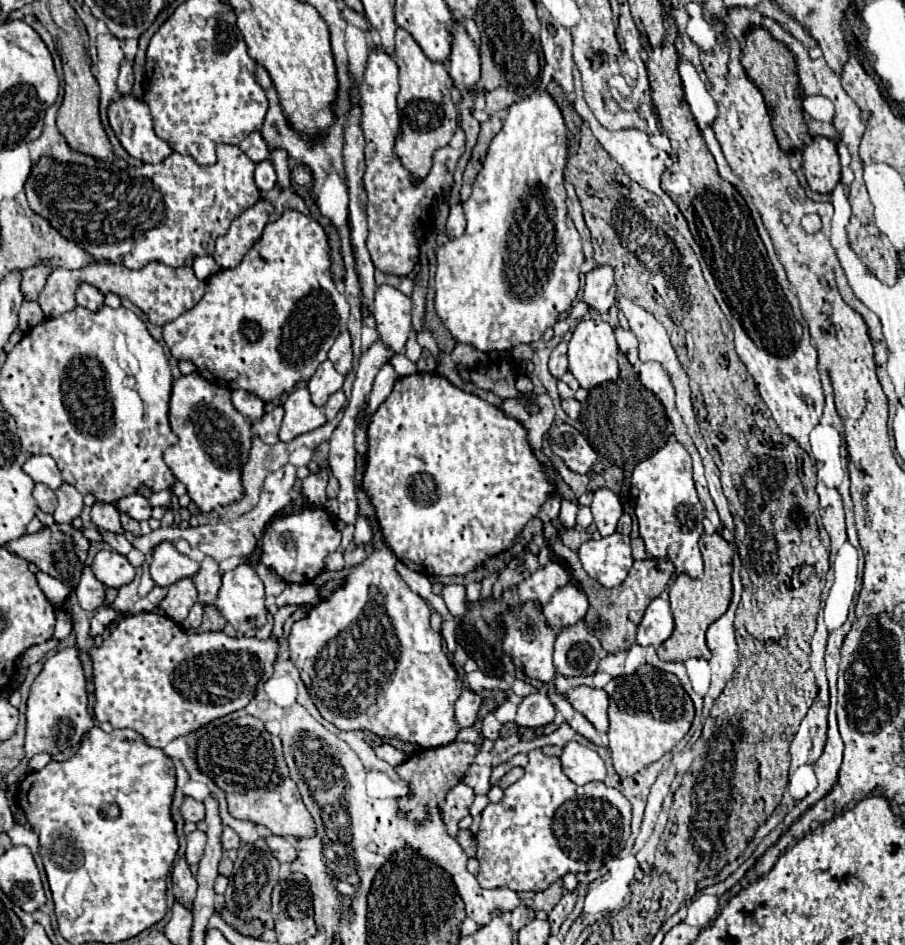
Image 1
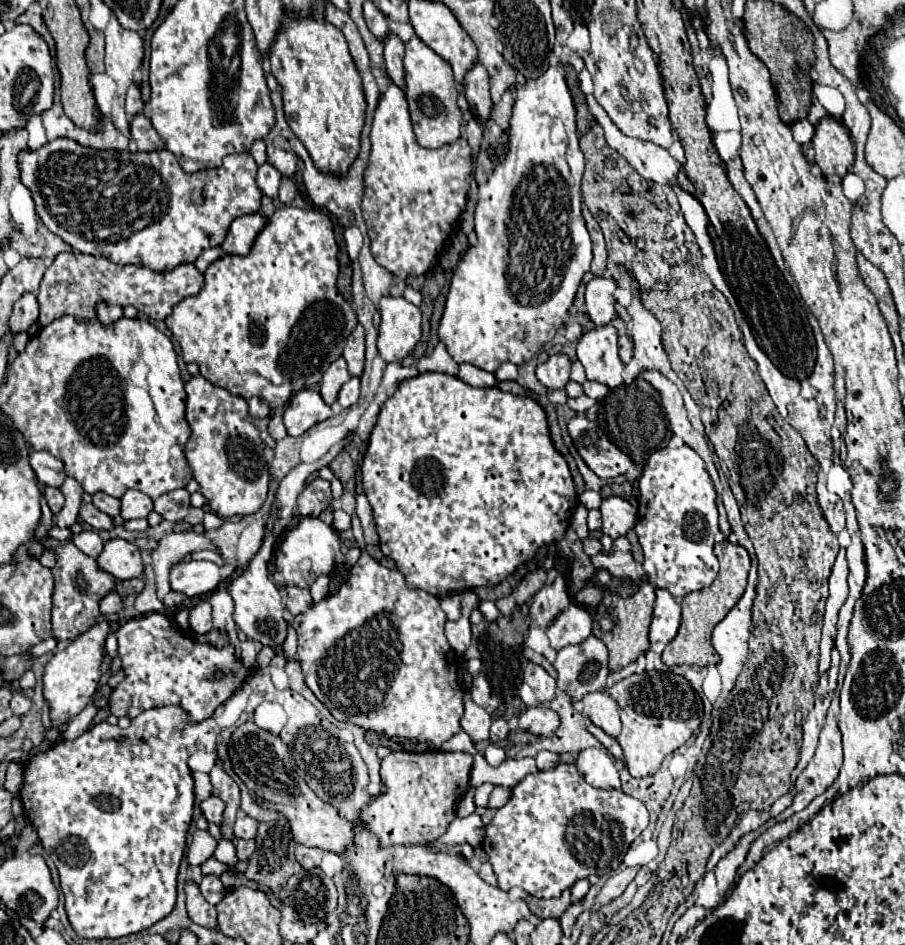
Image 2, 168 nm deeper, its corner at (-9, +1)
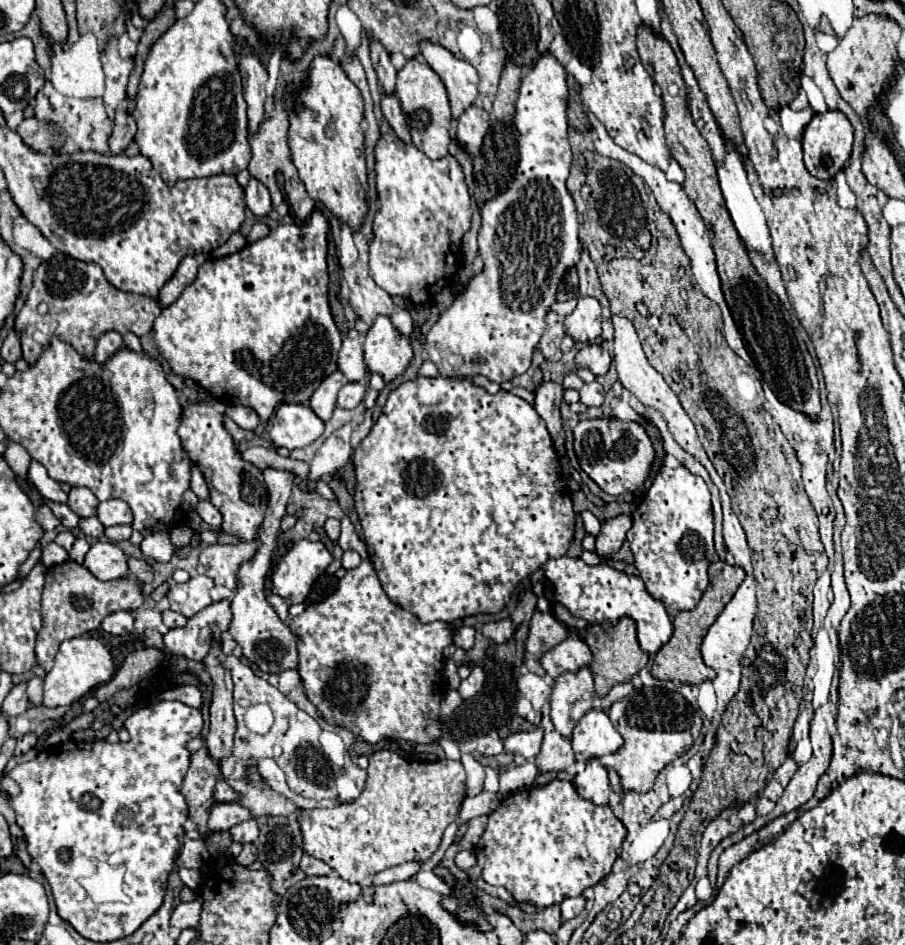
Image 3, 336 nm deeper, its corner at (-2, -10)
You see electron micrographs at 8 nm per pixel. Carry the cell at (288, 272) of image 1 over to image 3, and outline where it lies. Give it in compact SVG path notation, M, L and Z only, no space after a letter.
M313 214L307 222L277 226L275 230L269 232L267 238L261 238L253 244L247 244L243 250L239 250L231 256L209 258L207 262L203 262L199 266L197 278L181 292L181 296L175 300L173 306L169 306L161 312L161 316L155 320L155 326L153 326L153 336L155 336L157 350L169 362L171 370L181 378L193 380L195 384L205 388L211 396L215 396L217 400L221 400L227 406L243 404L243 406L253 408L259 414L261 420L269 420L273 416L275 408L279 406L279 402L299 402L299 404L309 402L311 394L319 388L321 380L325 380L325 376L329 376L337 370L337 352L341 348L341 334L339 334L339 330L333 322L328 302L328 233L329 225L325 220L325 216L323 214Z

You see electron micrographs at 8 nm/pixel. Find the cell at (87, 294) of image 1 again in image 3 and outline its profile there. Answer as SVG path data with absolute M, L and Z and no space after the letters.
M105 332L99 342L97 342L97 352L95 352L95 360L99 364L105 364L105 360L109 360L109 356L113 356L113 352L117 352L117 348L123 348L123 340L121 334L117 332Z

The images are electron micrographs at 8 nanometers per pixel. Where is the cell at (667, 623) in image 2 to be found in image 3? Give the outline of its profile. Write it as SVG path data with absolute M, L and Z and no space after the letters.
M561 556L549 560L545 566L545 576L555 586L555 598L573 616L587 620L589 624L615 624L617 620L629 616L637 626L637 640L641 650L655 654L673 634L671 618L665 606L649 596L645 584L639 576L625 574L611 566L589 566L581 558Z

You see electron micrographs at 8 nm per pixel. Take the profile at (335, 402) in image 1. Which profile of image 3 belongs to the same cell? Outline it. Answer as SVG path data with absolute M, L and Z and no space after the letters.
M347 382L341 392L339 392L339 398L337 398L337 406L341 408L355 408L359 406L359 402L363 400L365 396L365 384L361 382Z

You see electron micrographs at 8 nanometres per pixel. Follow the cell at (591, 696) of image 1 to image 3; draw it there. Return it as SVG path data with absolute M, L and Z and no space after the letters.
M589 710L575 726L571 740L577 762L613 754L621 748L621 744L621 734L615 730L607 712L603 710Z

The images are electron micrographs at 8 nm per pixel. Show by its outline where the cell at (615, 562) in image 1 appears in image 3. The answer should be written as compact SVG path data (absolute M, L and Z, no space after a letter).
M663 466L633 514L627 540L647 592L663 602L669 616L673 618L683 610L693 610L709 586L707 568L715 554L713 508L703 478L691 474L685 466Z

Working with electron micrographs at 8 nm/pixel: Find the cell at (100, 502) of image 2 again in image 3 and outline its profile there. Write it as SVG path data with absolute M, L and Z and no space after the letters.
M71 488L67 506L77 514L77 516L93 516L99 500L89 488Z

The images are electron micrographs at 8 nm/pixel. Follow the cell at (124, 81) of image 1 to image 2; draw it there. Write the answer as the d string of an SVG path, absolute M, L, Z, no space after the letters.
M132 83L126 93L126 113L128 113L128 117L132 117L136 113L142 113L142 109L144 109L144 103L140 99L140 87L138 87L138 83Z

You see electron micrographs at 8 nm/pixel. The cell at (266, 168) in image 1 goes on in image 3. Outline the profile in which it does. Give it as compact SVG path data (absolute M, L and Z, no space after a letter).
M251 178L247 188L245 188L245 202L247 202L247 208L255 216L267 216L271 212L269 190L259 180L255 180L255 178Z

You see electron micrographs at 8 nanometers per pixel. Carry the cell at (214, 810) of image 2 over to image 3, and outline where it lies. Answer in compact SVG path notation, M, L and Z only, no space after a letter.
M221 802L221 804L215 804L211 808L209 828L213 832L221 832L221 830L229 830L235 824L239 824L243 820L249 820L249 818L251 818L249 808L241 806L239 802Z

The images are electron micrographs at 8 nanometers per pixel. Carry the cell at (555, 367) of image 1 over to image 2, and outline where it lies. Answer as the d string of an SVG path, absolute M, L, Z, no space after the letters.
M566 353L552 355L546 363L538 365L536 375L540 383L544 383L548 389L564 389L570 381L570 365L572 359Z

